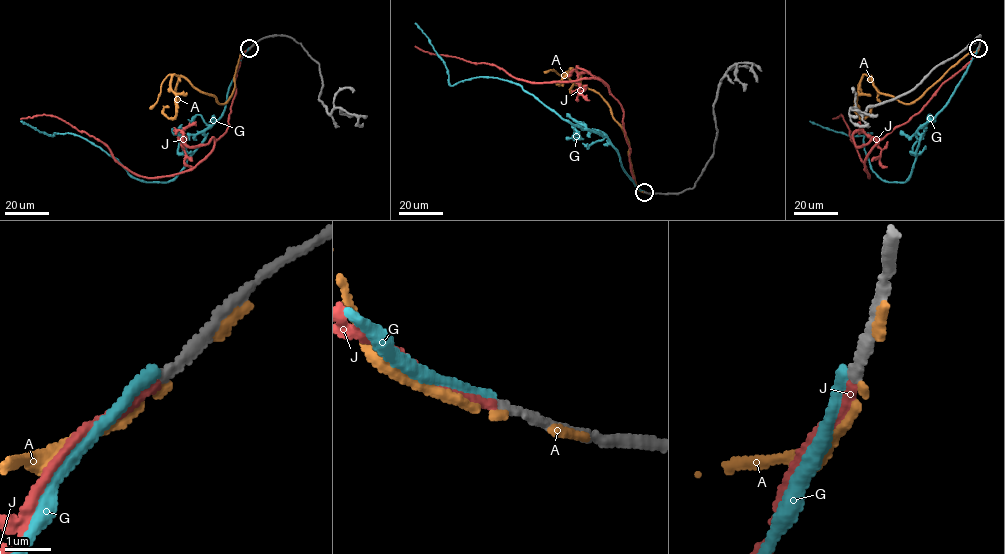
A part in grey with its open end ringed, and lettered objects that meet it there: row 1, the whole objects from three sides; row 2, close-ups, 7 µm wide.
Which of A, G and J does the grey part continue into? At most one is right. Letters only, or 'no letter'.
J

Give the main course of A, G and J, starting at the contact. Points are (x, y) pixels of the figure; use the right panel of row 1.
A: (978, 48), (909, 104), (880, 93), (872, 77), (864, 74), (856, 95), (855, 112), (864, 118), (871, 106)
G: (978, 48), (947, 104), (918, 131), (904, 182), (872, 169), (863, 139), (872, 133), (809, 121)
J: (978, 48), (919, 112), (892, 129), (868, 153), (864, 169), (869, 177), (841, 114), (833, 119)

